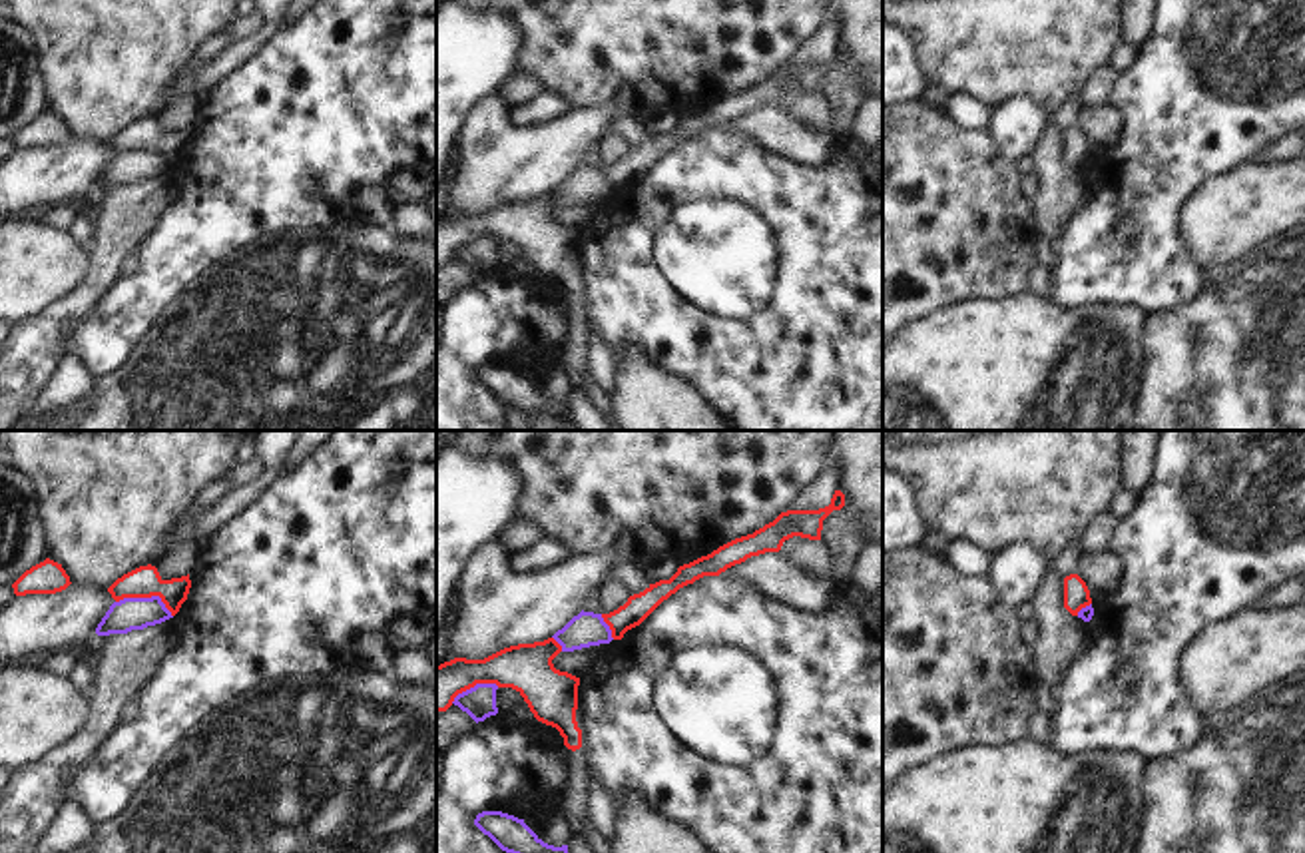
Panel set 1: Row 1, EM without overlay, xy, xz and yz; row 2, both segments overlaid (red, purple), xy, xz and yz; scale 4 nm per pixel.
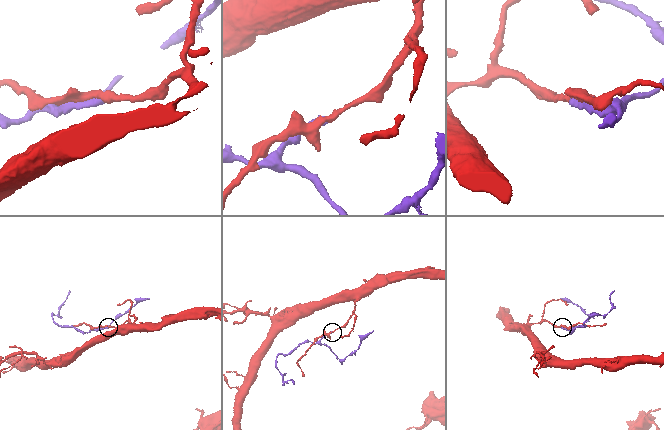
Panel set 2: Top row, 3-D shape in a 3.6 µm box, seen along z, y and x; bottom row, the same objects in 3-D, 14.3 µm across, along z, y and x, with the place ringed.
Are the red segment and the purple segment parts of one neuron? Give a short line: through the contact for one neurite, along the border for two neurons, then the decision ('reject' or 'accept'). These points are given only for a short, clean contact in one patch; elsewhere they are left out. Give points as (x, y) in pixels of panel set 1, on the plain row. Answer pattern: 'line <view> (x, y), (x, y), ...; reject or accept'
reject

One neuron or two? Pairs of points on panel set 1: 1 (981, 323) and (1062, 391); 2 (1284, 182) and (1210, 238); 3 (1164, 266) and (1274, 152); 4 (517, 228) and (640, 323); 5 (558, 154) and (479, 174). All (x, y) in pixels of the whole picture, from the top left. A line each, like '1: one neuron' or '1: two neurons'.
1: one neuron
2: one neuron
3: two neurons
4: two neurons
5: one neuron

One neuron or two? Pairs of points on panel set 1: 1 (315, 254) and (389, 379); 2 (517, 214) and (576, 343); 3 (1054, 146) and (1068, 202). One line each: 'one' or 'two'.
1: one
2: one
3: one

